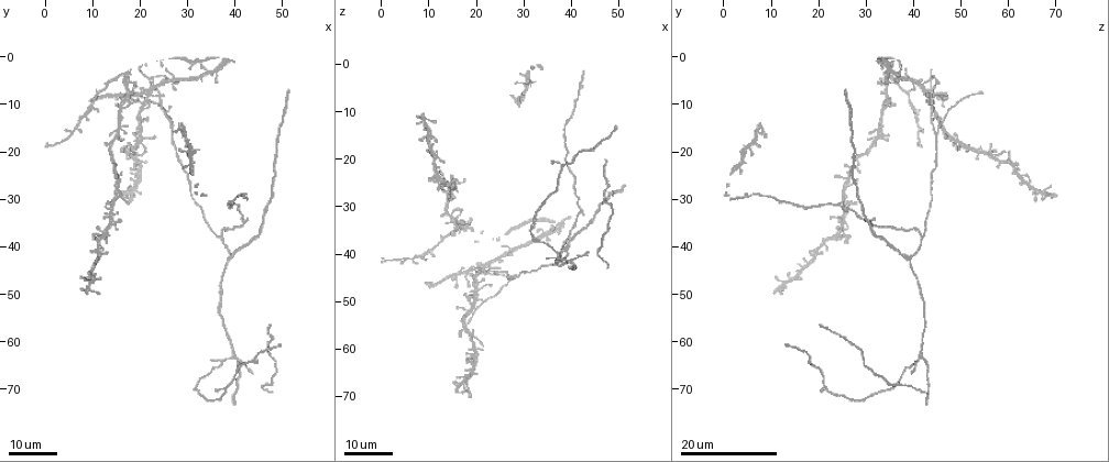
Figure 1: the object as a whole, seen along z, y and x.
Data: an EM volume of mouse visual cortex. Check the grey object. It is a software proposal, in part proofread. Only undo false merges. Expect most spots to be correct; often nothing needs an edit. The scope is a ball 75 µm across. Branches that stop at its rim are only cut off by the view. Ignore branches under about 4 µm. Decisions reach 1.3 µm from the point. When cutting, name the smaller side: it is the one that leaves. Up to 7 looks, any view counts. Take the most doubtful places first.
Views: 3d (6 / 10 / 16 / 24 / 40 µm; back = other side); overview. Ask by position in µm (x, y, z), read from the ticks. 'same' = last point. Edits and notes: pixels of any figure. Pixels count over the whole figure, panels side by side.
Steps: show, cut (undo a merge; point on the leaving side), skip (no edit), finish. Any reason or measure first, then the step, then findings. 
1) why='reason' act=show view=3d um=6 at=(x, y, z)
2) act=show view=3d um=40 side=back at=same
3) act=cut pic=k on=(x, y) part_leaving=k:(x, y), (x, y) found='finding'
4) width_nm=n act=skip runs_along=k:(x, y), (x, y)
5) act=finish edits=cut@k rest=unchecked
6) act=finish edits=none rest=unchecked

why='side arm on a straight run' act=show view=3d um=16 at=(27.0, 16.0, 45.0)

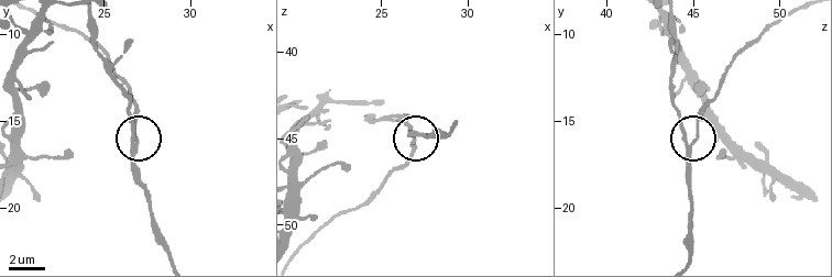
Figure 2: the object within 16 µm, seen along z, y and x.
act=show view=3d um=6 at=same

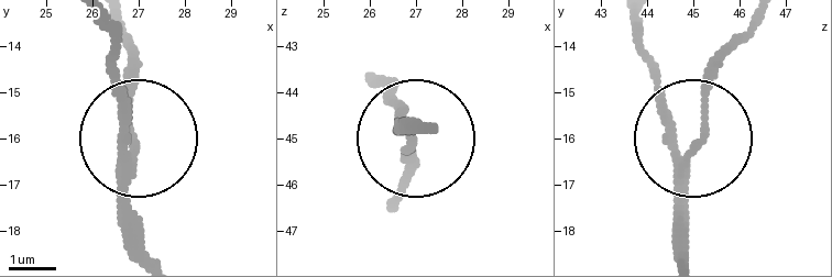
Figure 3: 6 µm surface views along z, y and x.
side_arm_um=18 act=skip runs_along=3:(152, 256), (132, 197), (132, 35) found='one neuron here'

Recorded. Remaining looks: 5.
why='four-way junction' act=show view=3d um=16 at=(40.0, 63.0, 41.5)

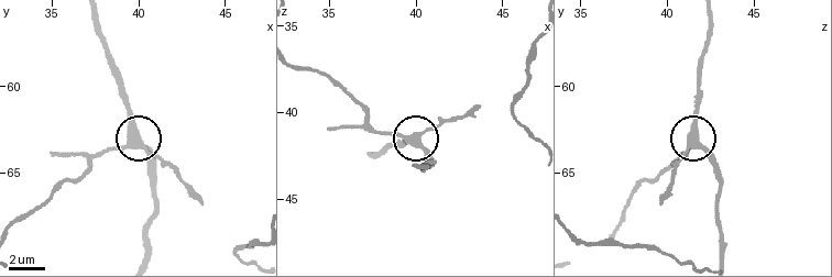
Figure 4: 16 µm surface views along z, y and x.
act=show view=3d um=6 at=(39.6, 63.5, 41.6)

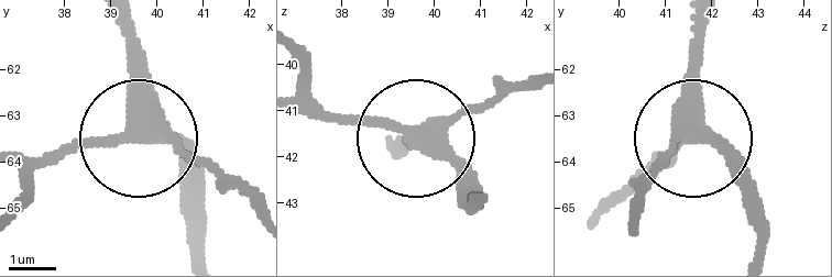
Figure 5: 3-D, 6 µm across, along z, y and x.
act=cut pic=5 on=(204, 158) part_leaving=5:(157, 123), (256, 214) found='a second neuron is stuck on'

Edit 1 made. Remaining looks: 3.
why='see it whole again' act=show view=overview

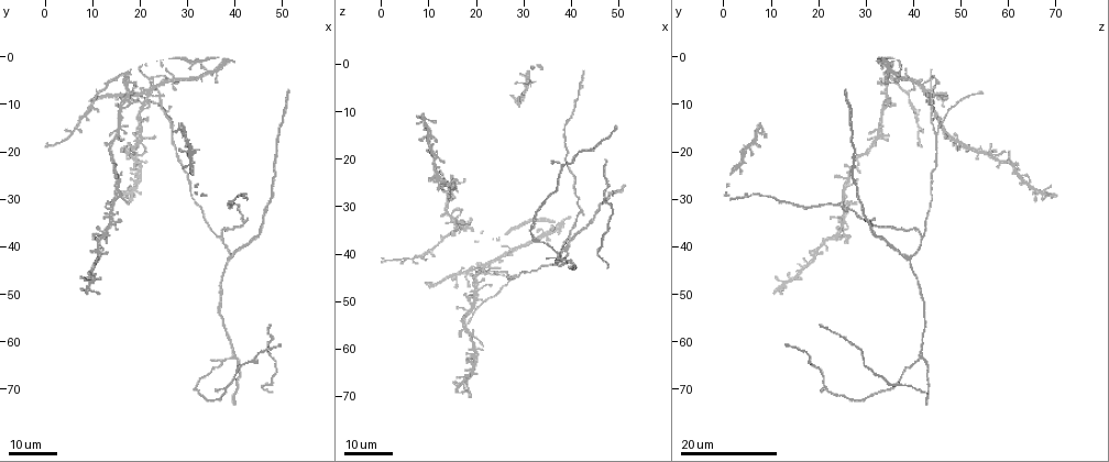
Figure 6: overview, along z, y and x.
why='arms part here' act=show view=3d um=24 at=(37.0, 38.5, 41.5)

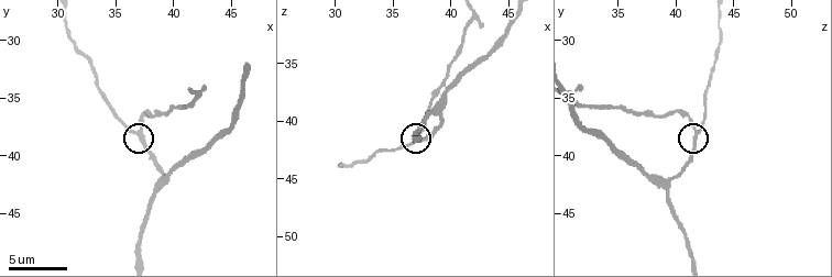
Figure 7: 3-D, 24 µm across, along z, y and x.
act=show view=3d um=10 at=(37.4, 37.8, 41.8)

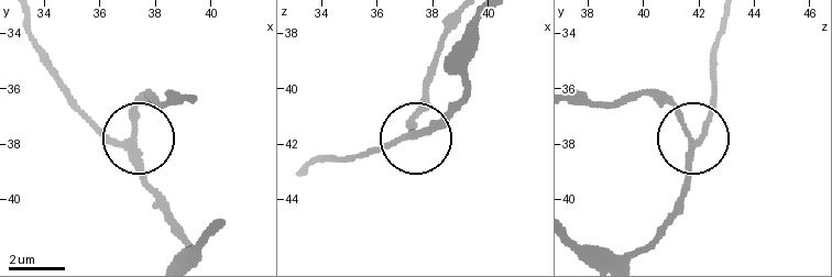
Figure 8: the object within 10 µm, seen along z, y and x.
arms=3 act=skip runs_along=8:(723, 23), (704, 134), (694, 136), (654, 89) found='all the same neuron'

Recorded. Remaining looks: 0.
act=finish edits=cut@5 rest=unchecked

